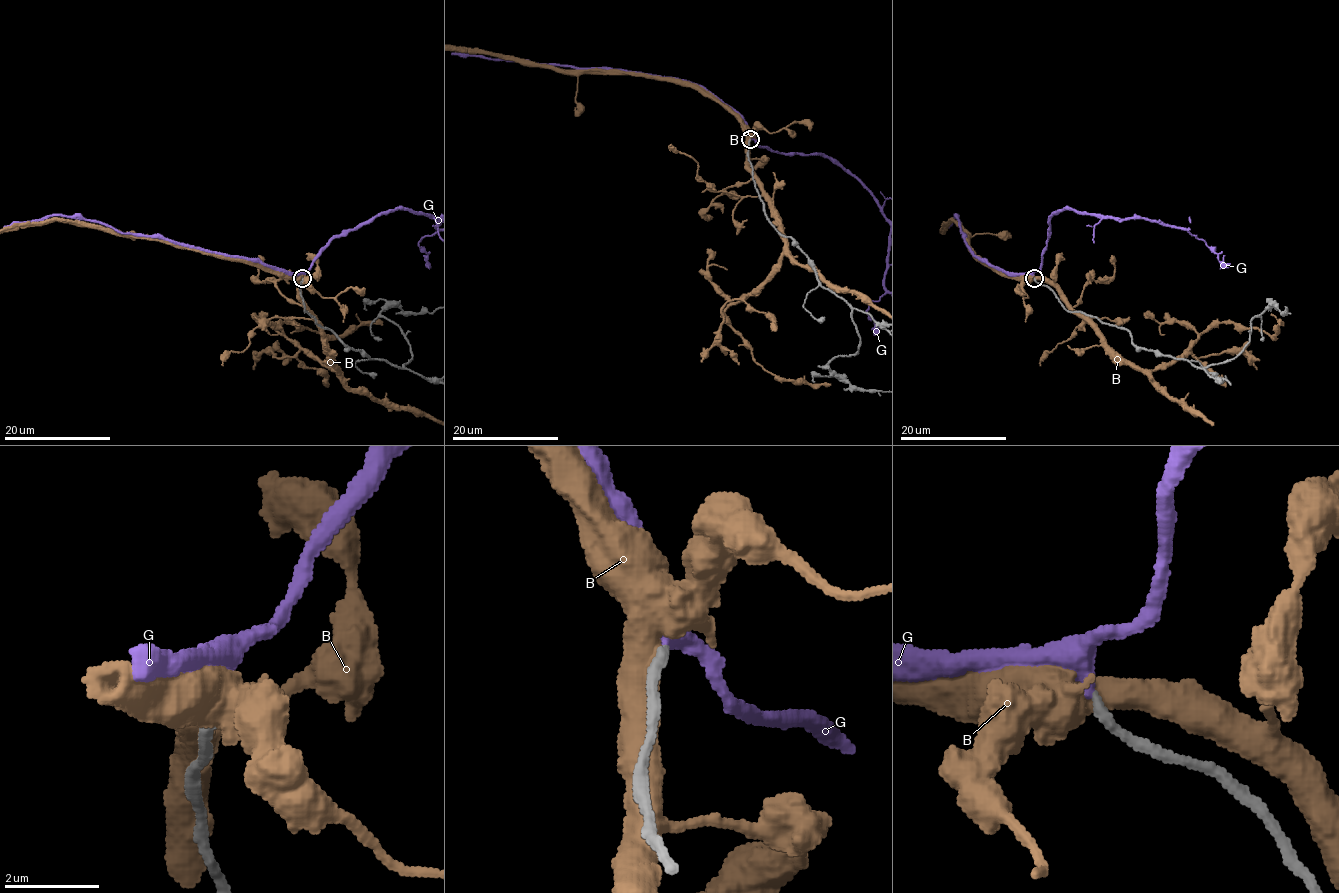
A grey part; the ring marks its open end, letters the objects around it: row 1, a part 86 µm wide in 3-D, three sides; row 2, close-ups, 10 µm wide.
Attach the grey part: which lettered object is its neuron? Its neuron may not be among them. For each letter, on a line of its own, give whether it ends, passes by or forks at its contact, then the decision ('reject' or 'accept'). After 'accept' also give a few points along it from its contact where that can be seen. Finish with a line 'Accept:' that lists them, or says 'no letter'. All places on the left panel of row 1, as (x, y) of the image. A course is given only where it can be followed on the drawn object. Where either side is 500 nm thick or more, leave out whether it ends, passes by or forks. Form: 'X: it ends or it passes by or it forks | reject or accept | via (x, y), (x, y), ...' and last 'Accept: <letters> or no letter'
B: reject
G: it ends | accept
Accept: G

